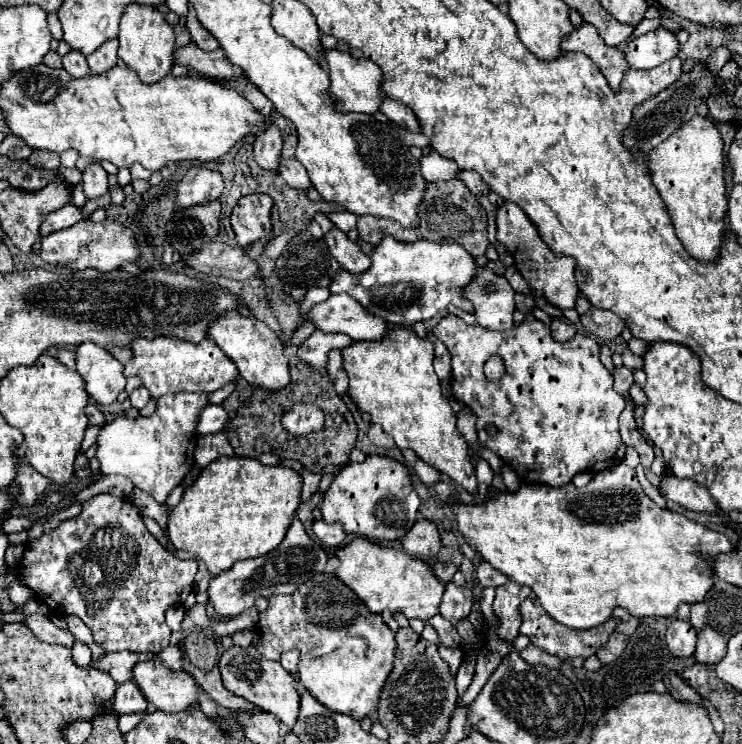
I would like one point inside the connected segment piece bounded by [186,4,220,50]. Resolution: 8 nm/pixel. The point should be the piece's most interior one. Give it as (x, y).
(200, 35)

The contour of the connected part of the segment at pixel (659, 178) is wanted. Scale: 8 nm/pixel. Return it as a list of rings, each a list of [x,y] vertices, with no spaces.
[[[700,114],[684,122],[664,144],[658,144],[648,156],[648,170],[658,188],[676,236],[696,260],[716,260],[726,220],[726,186],[724,186],[724,142],[716,124]]]

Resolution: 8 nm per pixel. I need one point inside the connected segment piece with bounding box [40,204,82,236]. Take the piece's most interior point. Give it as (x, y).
(68, 215)

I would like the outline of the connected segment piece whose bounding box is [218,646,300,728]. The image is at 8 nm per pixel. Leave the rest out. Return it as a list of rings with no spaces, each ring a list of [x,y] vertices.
[[[232,646],[222,654],[218,666],[222,672],[222,682],[232,694],[242,696],[248,702],[256,704],[258,708],[276,714],[276,718],[284,722],[288,728],[296,724],[300,714],[300,692],[296,688],[298,680],[294,674],[284,670],[280,662],[268,662],[254,646],[248,646],[248,648]]]

